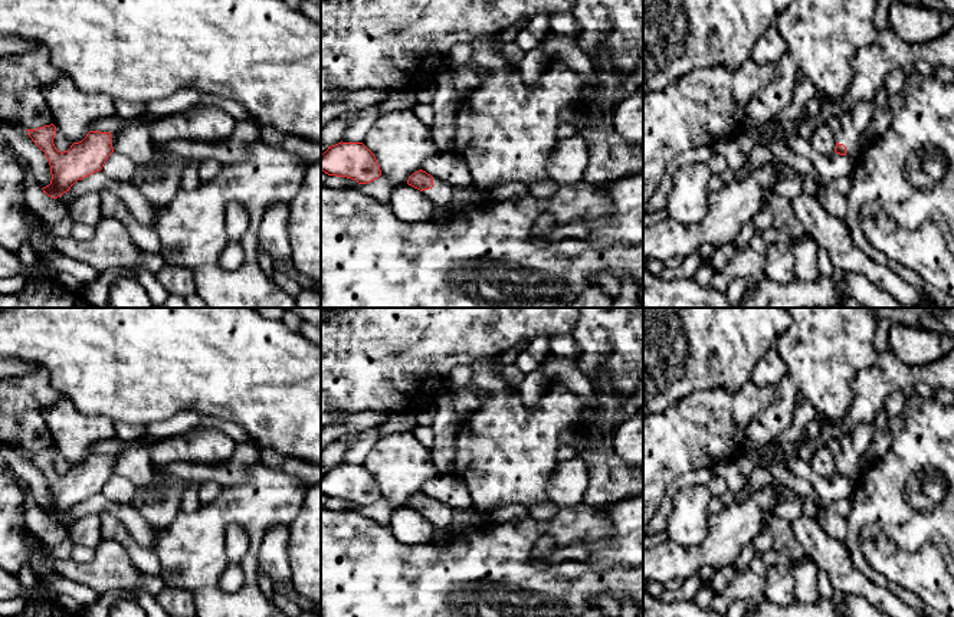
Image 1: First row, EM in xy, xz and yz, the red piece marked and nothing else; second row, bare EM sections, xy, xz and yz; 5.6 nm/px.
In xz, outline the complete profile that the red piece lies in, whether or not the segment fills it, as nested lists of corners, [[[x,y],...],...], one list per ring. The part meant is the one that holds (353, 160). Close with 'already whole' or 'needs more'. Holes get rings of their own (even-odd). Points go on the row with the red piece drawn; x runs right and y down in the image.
[[[338,142],[321,155],[321,171],[367,184],[381,175],[374,154],[363,142]]]; already whole

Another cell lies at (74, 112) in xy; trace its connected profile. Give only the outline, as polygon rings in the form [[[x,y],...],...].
[[[66,75],[46,83],[43,96],[53,116],[53,125],[72,144],[82,141],[92,131],[95,121],[115,115],[111,96],[85,93]]]

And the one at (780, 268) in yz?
[[[780,242],[767,246],[766,255],[766,278],[777,283],[789,283],[796,279],[796,265],[793,247]]]

